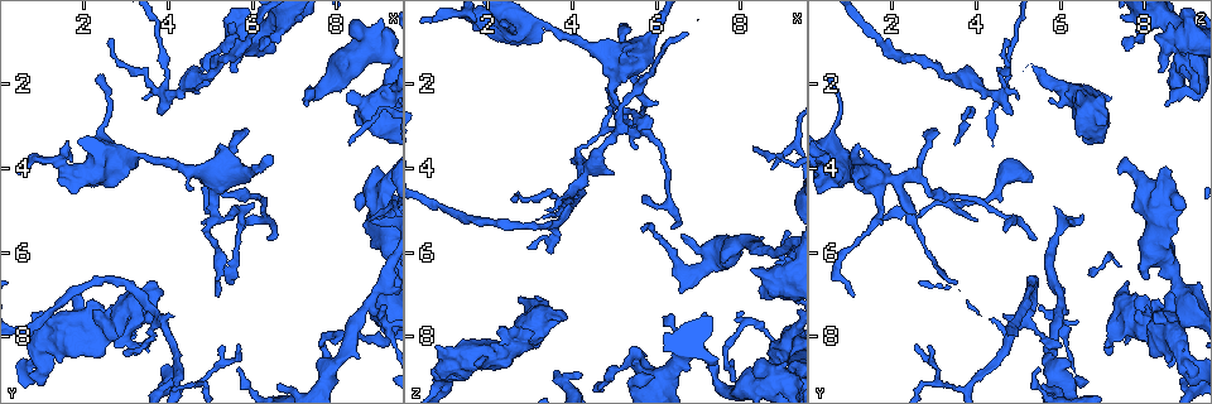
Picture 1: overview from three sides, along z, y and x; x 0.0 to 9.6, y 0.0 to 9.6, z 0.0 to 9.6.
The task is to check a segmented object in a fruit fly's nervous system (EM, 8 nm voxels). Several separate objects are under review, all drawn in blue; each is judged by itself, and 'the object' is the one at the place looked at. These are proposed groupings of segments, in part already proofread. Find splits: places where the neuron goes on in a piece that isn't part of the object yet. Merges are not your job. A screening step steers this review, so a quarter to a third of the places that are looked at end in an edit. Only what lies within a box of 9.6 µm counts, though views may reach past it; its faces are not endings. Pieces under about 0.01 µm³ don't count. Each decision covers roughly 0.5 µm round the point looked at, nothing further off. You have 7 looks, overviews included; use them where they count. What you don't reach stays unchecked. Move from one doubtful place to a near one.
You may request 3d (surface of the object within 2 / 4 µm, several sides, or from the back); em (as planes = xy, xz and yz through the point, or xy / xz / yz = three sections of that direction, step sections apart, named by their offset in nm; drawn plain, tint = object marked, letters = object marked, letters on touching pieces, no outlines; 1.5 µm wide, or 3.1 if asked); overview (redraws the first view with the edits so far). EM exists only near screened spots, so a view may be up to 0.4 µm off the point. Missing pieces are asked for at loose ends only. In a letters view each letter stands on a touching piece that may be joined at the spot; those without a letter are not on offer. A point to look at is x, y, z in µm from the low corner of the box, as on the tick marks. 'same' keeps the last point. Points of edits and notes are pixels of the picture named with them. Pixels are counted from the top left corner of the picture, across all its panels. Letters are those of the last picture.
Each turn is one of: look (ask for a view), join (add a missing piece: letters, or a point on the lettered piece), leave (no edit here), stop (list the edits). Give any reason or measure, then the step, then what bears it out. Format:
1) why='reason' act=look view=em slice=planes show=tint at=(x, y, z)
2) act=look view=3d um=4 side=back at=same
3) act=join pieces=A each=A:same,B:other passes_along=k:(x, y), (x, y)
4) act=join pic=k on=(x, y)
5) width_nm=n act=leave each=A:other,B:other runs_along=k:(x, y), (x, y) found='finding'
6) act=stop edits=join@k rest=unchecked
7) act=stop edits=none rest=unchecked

why='thin end' act=look view=3d um=4 at=(4.15, 7.60, 4.70)

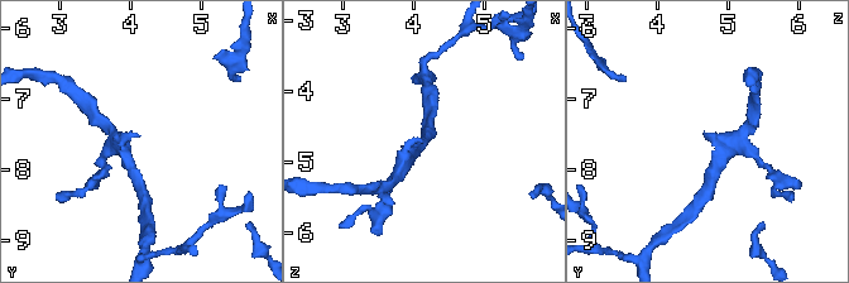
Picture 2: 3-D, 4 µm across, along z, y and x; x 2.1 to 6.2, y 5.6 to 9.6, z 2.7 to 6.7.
arm_widths_nm=160,190 act=look view=em slice=planes show=plain at=(4.05, 7.55, 4.70)

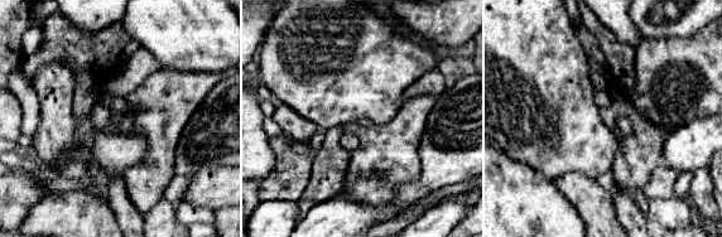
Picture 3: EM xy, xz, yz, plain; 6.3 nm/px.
why='see the neighbours' act=look view=em slice=planes show=letters at=same

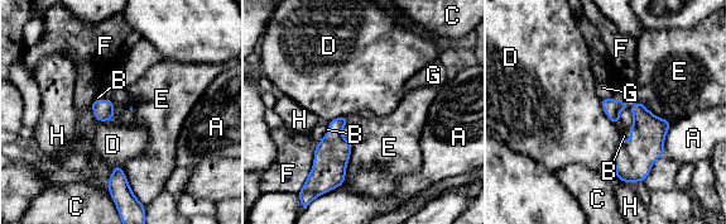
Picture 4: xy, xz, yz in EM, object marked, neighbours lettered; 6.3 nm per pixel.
act=join pieces=B each=A:other,B:same,C:other,D:other,E:other,F:other,G:other,H:other passes_along=4:(634, 157), (628, 139), (624, 136) found='it goes on there'

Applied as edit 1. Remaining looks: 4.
why='thin end' act=look view=em slice=xy step=8 show=letters at=(5.70, 8.65, 5.45)

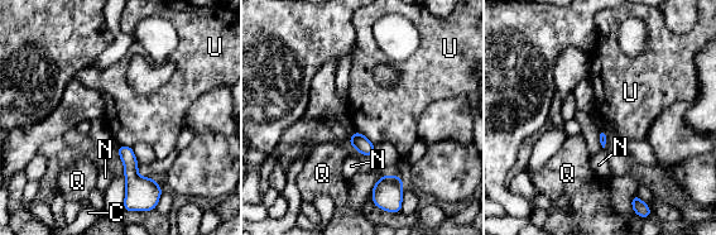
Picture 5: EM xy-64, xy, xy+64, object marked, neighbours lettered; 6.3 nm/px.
act=look view=em slice=xz step=4 show=letters at=same

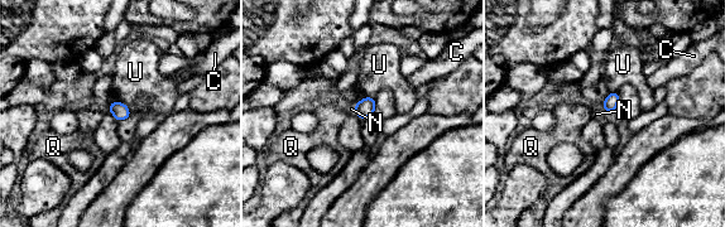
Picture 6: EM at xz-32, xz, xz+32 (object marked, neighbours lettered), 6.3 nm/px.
longest_contact=U:160nm act=leave each=C:other,N:other,Q:other,U:other border=6:(114, 100), (124, 104), (131, 115) found='none of them fits'

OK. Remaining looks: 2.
why='thin end' act=look view=em slice=xz step=4 show=tint at=(5.90, 3.05, 3.00)

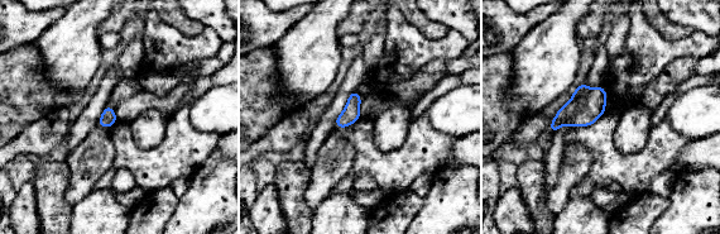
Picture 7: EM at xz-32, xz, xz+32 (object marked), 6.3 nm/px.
act=look view=em slice=planes show=letters at=same

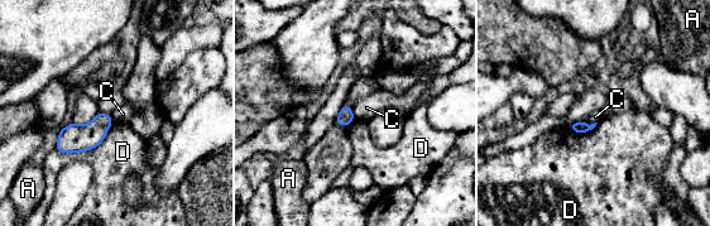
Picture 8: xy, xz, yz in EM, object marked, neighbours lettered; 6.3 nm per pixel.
longest_contact=D:420nm act=leave each=A:other,C:other,D:other border=8:(583, 120), (589, 124), (596, 123) found='none of them fits'

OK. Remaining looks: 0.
act=stop edits=join@4 rest=unchecked

